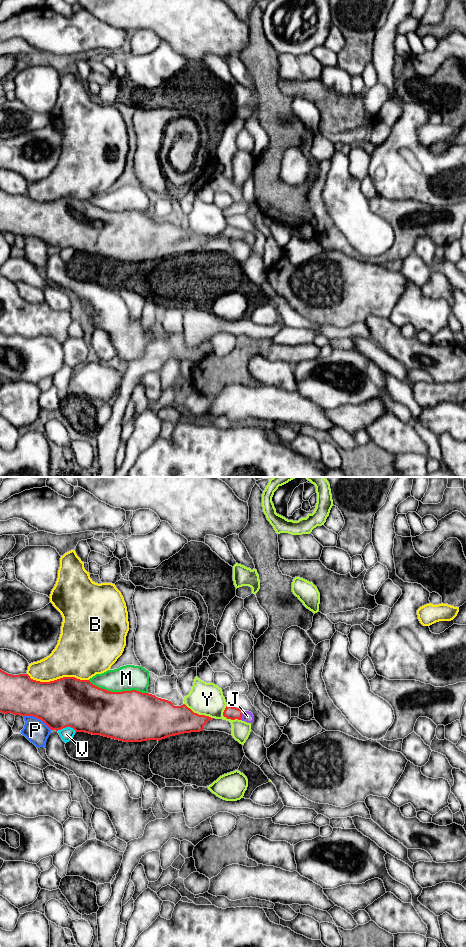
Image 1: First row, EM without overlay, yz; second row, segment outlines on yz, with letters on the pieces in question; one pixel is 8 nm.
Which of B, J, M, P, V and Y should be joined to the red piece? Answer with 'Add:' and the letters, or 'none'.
Add: J

